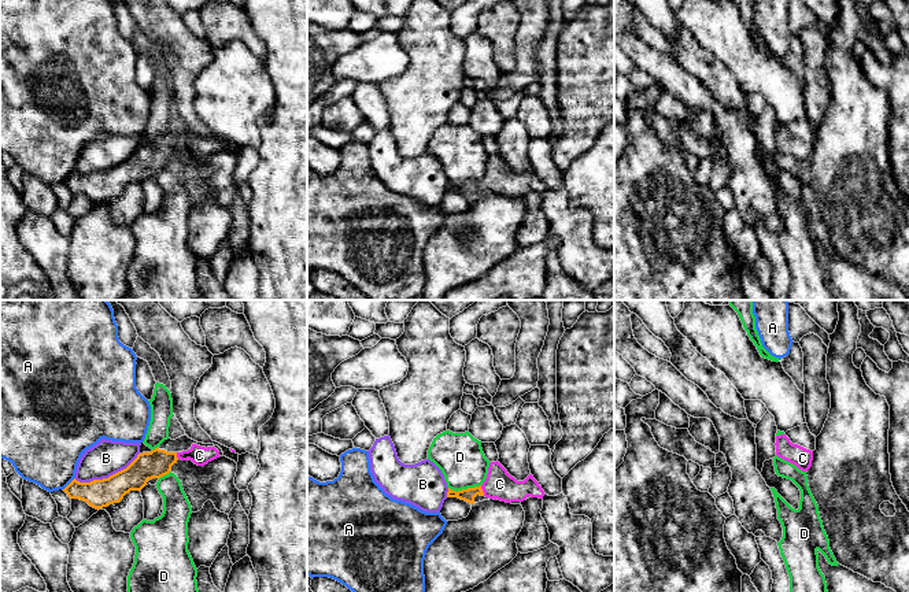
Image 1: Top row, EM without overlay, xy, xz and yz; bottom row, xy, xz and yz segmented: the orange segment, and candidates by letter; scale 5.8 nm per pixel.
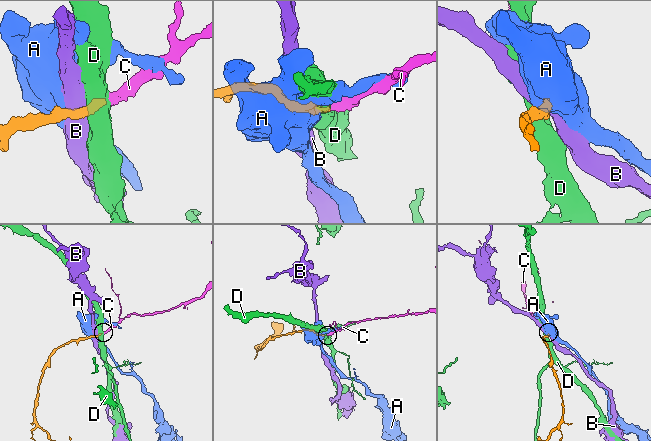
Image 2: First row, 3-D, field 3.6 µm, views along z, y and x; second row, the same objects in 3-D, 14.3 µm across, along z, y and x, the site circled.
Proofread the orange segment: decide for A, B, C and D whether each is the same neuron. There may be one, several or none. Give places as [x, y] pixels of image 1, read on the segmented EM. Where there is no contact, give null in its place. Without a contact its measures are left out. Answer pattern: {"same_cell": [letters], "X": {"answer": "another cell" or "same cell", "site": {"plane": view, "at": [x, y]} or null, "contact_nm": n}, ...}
{"same_cell": ["C"], "A": {"answer": "another cell", "site": {"plane": "xy", "at": [69, 484]}, "contact_nm": 100}, "B": {"answer": "another cell", "site": {"plane": "xy", "at": [108, 477]}, "contact_nm": 420}, "C": {"answer": "same cell", "site": {"plane": "xz", "at": [481, 491]}, "contact_nm": 70}, "D": {"answer": "another cell", "site": {"plane": "xz", "at": [464, 489]}, "contact_nm": 190}}

